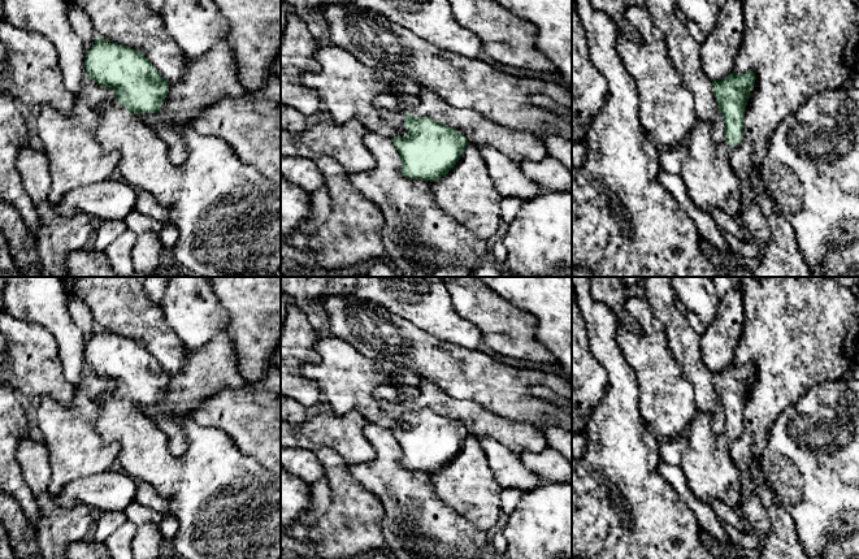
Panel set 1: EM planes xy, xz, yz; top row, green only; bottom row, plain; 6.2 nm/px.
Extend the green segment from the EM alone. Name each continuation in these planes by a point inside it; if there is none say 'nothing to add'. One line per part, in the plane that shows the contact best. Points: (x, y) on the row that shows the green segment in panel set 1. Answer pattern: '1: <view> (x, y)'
1: xy (228, 213)

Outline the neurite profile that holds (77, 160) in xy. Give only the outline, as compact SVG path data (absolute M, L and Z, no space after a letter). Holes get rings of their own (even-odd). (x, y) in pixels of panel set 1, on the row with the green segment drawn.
M87 77L82 84L81 94L75 96L70 116L57 112L51 105L39 108L36 133L43 142L44 152L49 161L52 178L49 199L55 205L60 204L65 195L75 188L109 179L118 166L118 153L104 151L96 138L96 130L101 120L100 107L105 101L117 103L114 91L99 86Z

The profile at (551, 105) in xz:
M539 94L532 95L530 100L537 107L543 108L550 113L563 117L572 125L572 108L571 107L561 105L556 100L551 99L550 96L545 96Z

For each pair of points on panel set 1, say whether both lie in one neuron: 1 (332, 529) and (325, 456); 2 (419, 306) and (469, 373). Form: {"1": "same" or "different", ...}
{"1": "same", "2": "different"}

